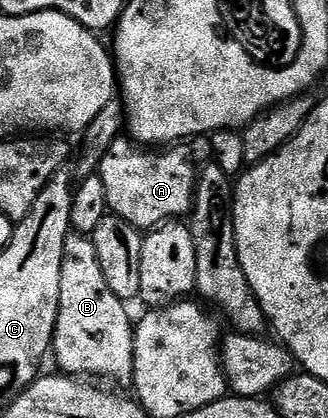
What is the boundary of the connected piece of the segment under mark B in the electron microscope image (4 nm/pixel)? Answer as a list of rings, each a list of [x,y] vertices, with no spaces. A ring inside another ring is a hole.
[[[78,232],[68,233],[61,260],[61,300],[55,325],[53,358],[60,371],[72,376],[94,376],[99,380],[112,378],[123,382],[133,375],[135,332],[133,318],[127,315],[124,299],[113,296],[105,281],[105,272],[97,261],[97,248],[90,237]]]

